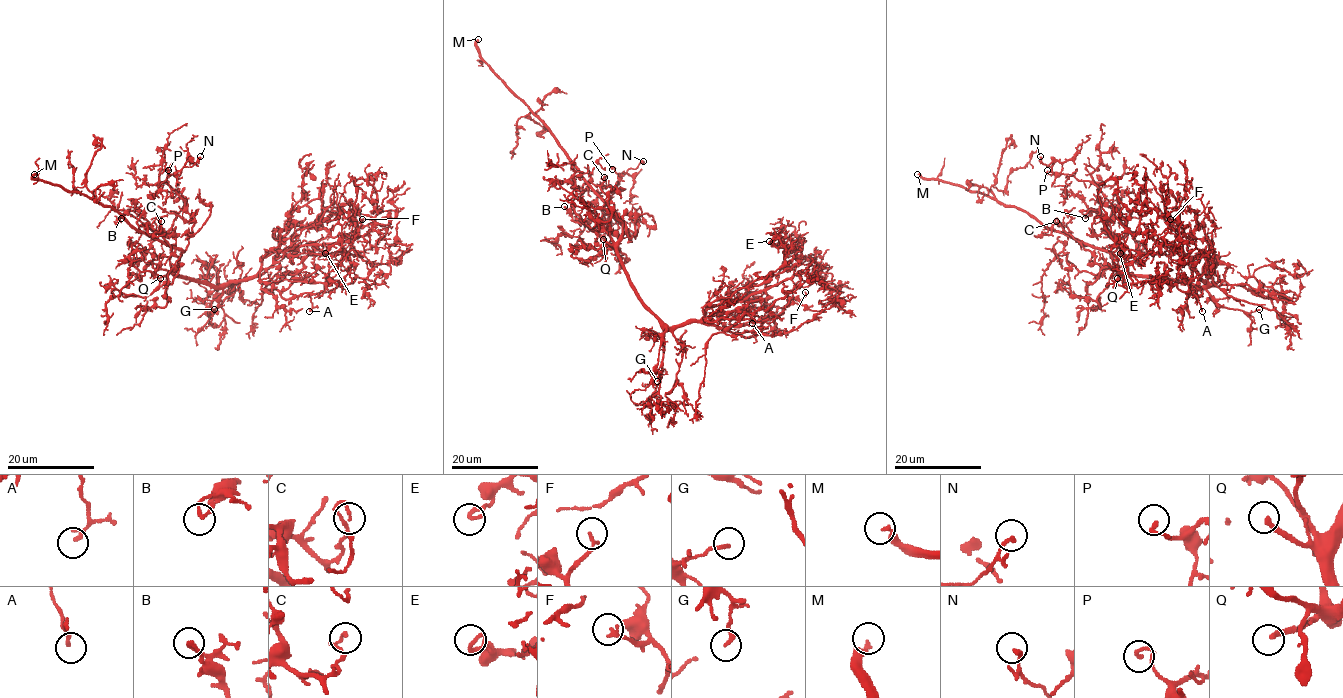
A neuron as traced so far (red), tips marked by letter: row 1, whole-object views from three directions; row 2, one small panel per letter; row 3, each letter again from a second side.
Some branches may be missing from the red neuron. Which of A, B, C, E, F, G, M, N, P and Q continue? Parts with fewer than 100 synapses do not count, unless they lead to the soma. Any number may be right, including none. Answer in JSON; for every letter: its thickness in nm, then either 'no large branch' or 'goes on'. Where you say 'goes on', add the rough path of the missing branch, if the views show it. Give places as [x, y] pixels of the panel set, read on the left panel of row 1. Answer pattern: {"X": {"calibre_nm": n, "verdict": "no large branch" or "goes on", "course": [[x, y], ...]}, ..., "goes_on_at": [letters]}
{"A": {"calibre_nm": 190, "verdict": "no large branch"}, "B": {"calibre_nm": 120, "verdict": "no large branch"}, "C": {"calibre_nm": 120, "verdict": "no large branch"}, "E": {"calibre_nm": 200, "verdict": "no large branch"}, "F": {"calibre_nm": 180, "verdict": "no large branch"}, "G": {"calibre_nm": 170, "verdict": "no large branch"}, "M": {"calibre_nm": 280, "verdict": "goes on", "course": [[34, 174], [43, 185], [38, 173], [38, 147], [50, 114], [71, 90], [75, 72], [72, 50], [76, 50]]}, "N": {"calibre_nm": 180, "verdict": "no large branch"}, "P": {"calibre_nm": 170, "verdict": "no large branch"}, "Q": {"calibre_nm": 240, "verdict": "goes on", "course": [[160, 278], [144, 297], [124, 299], [111, 294], [102, 286], [98, 270], [107, 248], [104, 234], [70, 257]]}, "goes_on_at": ["M", "Q"]}

